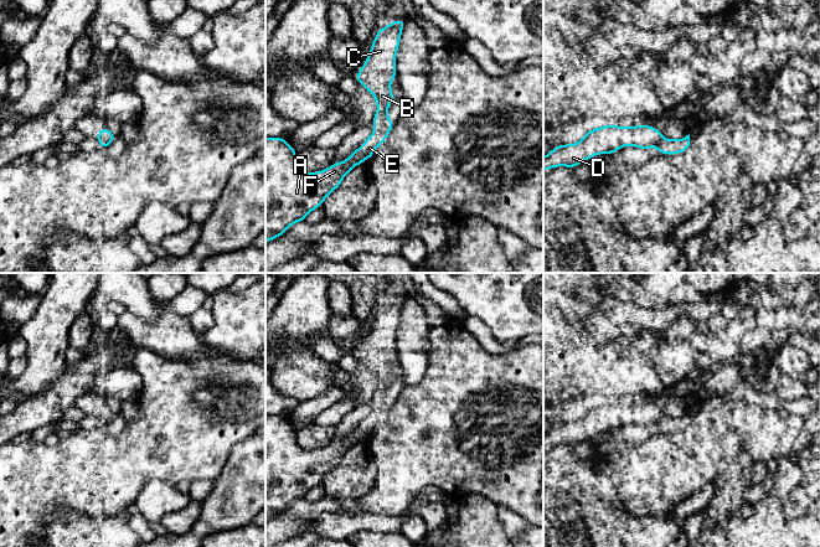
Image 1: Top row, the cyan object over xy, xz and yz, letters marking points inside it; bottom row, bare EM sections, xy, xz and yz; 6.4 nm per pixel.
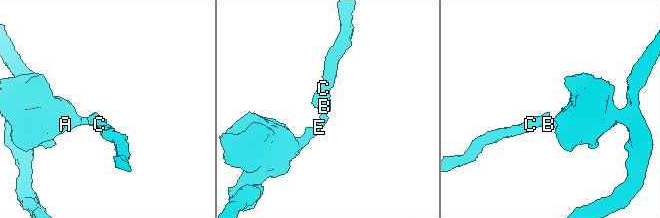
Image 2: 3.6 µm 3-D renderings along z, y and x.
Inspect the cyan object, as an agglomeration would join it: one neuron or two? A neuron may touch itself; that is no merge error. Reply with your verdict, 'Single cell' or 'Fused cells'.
Fused cells

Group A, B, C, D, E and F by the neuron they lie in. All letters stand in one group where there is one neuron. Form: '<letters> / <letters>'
A E F / B C D

